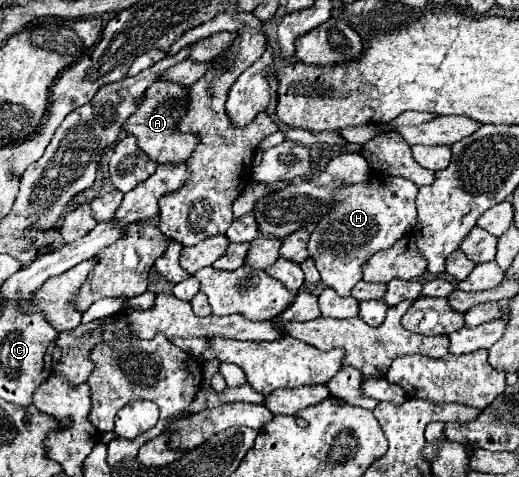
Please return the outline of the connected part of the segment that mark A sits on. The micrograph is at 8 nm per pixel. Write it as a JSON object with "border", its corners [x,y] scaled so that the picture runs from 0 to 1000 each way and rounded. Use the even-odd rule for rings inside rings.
{"border":[[[301,168],[293,180],[285,180],[266,231],[239,256],[239,273],[247,281],[262,281],[270,310],[304,344],[358,335],[385,298],[385,289],[374,277],[351,277],[343,268],[347,252],[362,235],[362,210],[366,210],[362,180],[328,168]]]}

